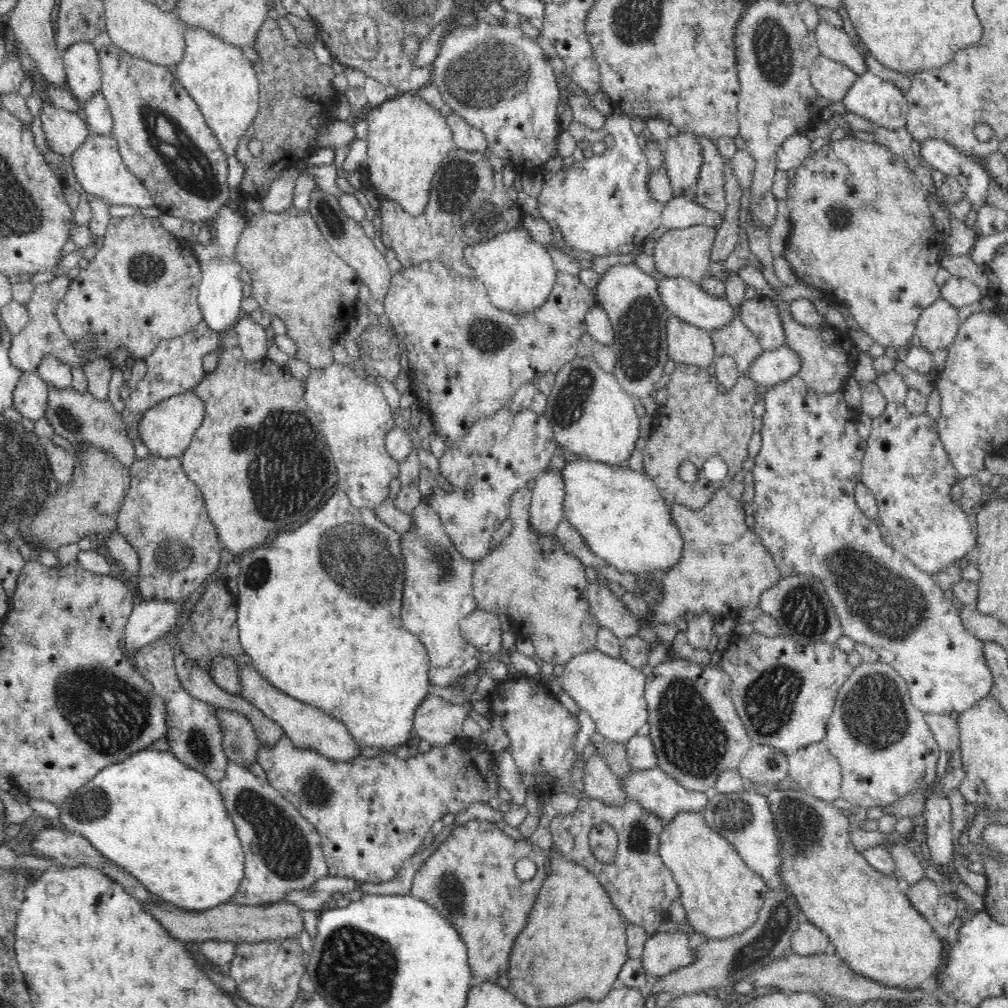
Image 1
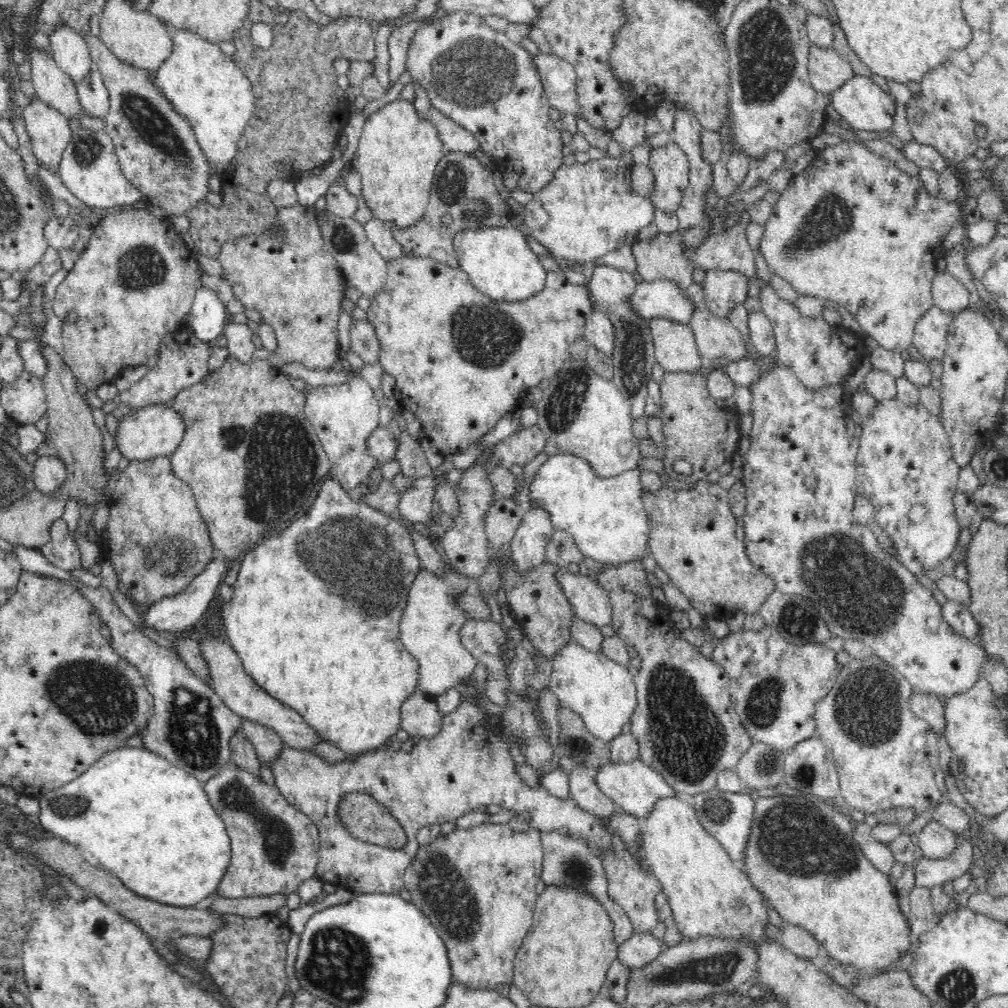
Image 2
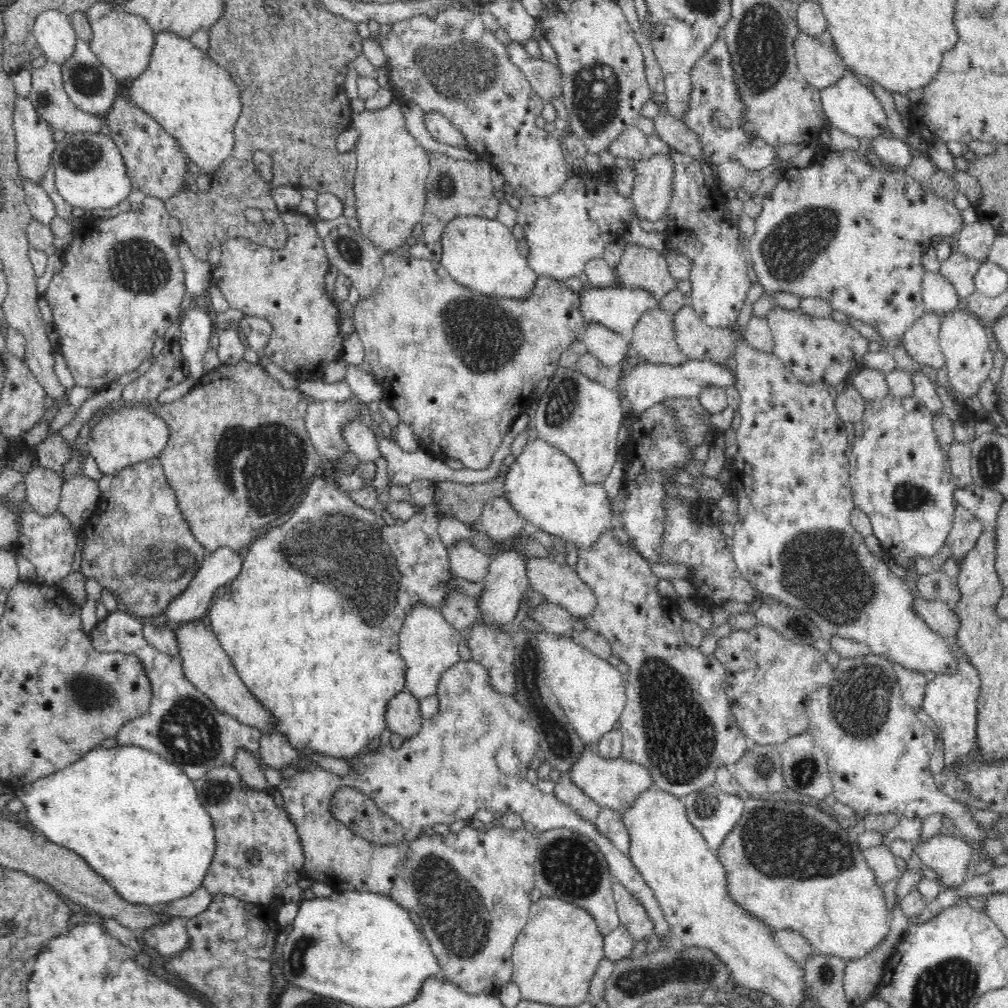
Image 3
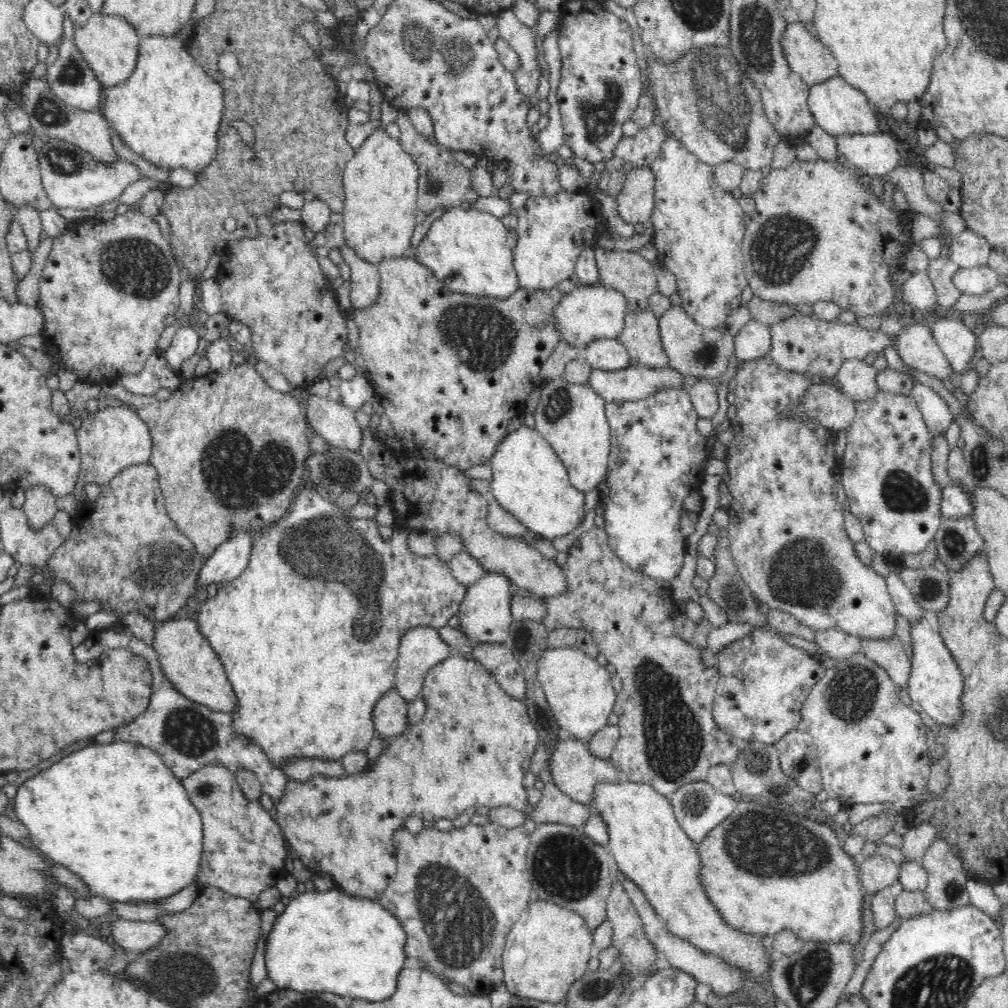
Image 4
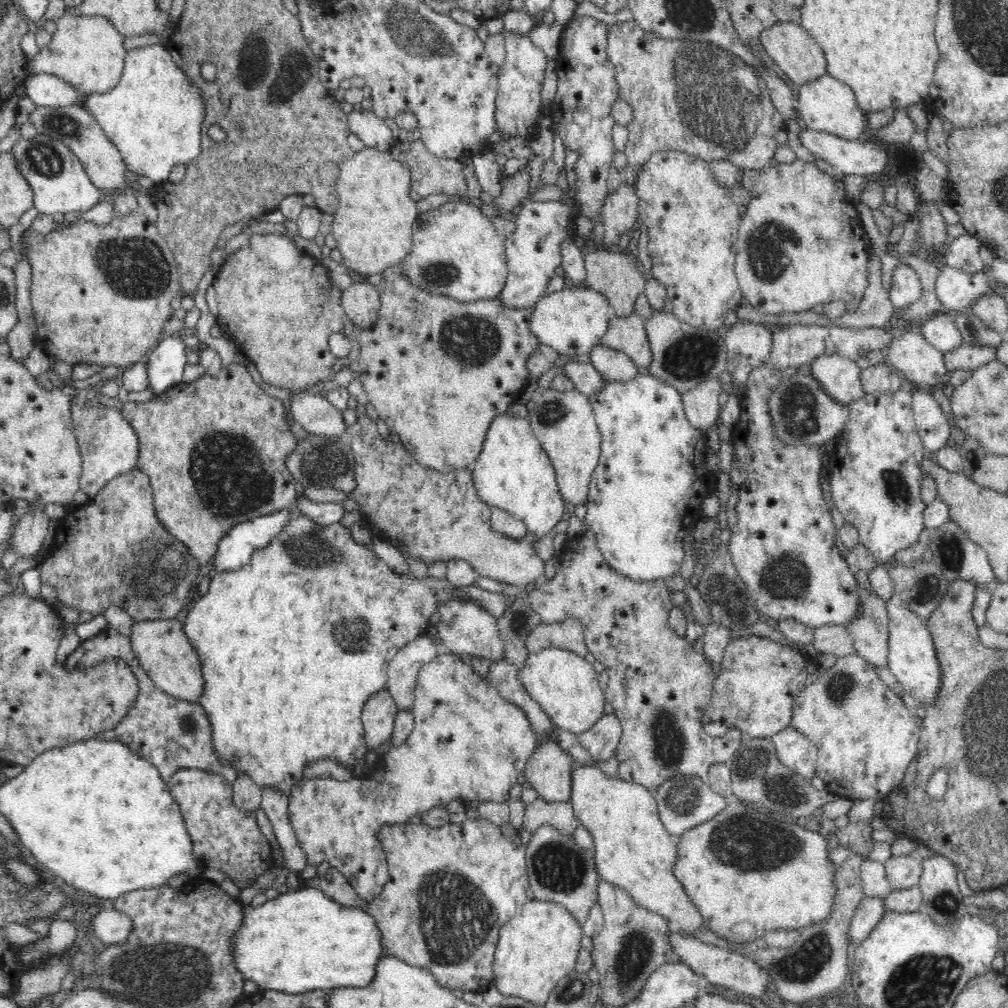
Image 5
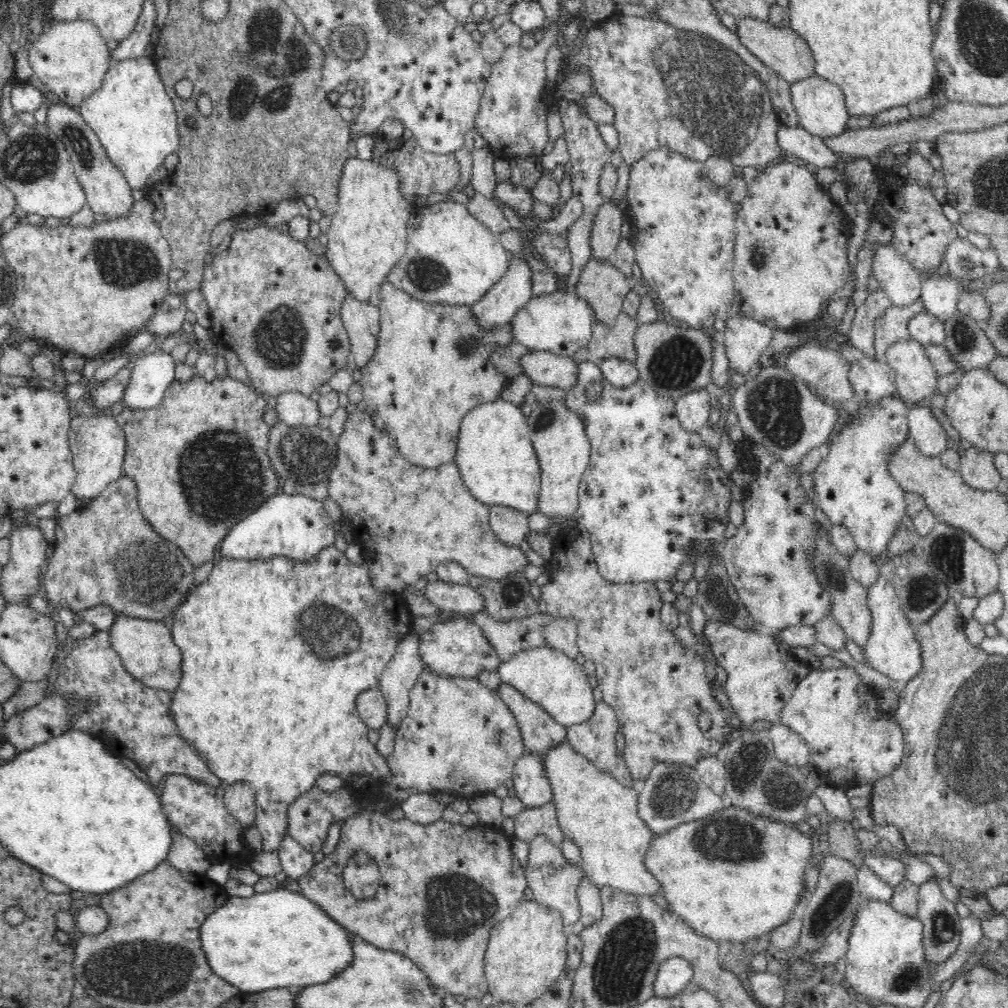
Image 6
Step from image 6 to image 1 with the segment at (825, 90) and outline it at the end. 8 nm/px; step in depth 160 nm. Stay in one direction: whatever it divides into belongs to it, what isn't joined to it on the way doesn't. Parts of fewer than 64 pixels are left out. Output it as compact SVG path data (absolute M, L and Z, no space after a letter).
M870 72L858 76L842 100L848 111L888 130L904 129L908 105L905 95L890 81Z

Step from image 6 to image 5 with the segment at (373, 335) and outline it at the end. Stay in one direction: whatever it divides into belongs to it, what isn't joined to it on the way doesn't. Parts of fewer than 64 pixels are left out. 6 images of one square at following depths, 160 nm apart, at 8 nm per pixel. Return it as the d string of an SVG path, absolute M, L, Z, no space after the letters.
M368 282L353 283L343 290L341 306L359 330L371 327L378 320L381 307L379 290Z

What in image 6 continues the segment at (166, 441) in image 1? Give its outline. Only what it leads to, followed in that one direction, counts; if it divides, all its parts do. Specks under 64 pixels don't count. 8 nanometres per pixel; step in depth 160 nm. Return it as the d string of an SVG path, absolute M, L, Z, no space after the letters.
M102 415L98 417L96 426L74 426L69 432L73 466L76 472L72 490L74 496L83 502L88 502L99 495L112 481L123 476L124 454L127 448L127 436L114 417Z

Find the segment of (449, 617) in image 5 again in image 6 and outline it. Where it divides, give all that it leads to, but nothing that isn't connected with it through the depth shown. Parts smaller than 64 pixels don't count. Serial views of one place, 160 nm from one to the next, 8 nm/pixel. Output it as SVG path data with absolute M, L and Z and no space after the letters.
M454 617L440 619L431 628L423 632L420 637L420 659L424 661L426 669L447 678L477 678L477 674L485 669L497 670L500 657L496 649L484 637L482 629L470 617Z

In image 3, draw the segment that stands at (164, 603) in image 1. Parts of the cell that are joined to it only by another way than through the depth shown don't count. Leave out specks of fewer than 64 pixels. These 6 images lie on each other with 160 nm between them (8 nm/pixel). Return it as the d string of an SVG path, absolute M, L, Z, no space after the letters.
M227 547L218 548L218 550L208 553L204 562L201 562L198 572L190 581L188 588L183 590L178 597L169 602L165 615L169 625L178 625L182 623L190 623L191 621L200 621L200 618L206 614L210 602L212 602L211 594L216 592L220 586L225 586L231 580L234 580L241 571L243 563L242 553L236 552Z

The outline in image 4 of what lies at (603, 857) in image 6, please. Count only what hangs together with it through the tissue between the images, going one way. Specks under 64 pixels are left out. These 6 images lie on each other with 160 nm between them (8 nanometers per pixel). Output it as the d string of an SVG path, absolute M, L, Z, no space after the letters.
M630 781L627 784L600 782L594 786L594 794L592 794L589 808L598 811L608 825L608 833L610 833L608 844L614 855L615 868L618 868L618 871L624 873L628 879L632 880L633 884L641 888L658 917L674 936L688 940L695 948L722 959L726 965L729 964L743 970L745 976L751 978L754 983L760 982L762 976L768 976L773 957L771 950L767 952L767 949L761 944L760 937L752 935L752 933L742 933L740 929L729 926L712 905L700 880L702 861L700 861L700 853L696 849L697 843L690 839L684 829L678 825L676 815L672 810L672 803L668 802L667 797L662 796L649 784Z

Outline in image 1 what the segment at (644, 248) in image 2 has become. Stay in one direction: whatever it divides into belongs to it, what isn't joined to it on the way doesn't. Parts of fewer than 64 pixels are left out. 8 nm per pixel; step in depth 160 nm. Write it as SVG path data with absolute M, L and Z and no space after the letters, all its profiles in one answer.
M692 225L681 229L668 229L656 242L653 258L655 269L666 277L686 277L699 284L708 275L710 252L717 229L708 225Z

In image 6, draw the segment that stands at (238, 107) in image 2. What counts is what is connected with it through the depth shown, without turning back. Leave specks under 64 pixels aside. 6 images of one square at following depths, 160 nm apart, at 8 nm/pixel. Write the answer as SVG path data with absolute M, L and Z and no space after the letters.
M142 55L132 60L122 60L115 63L107 76L100 84L100 88L92 92L87 99L84 99L76 108L84 121L98 135L98 139L116 169L124 175L128 184L134 190L142 190L144 197L148 196L149 179L152 174L164 164L168 154L174 154L180 148L180 134L178 133L178 116L174 109L174 102L166 93L162 83L161 73L158 71L152 55Z

